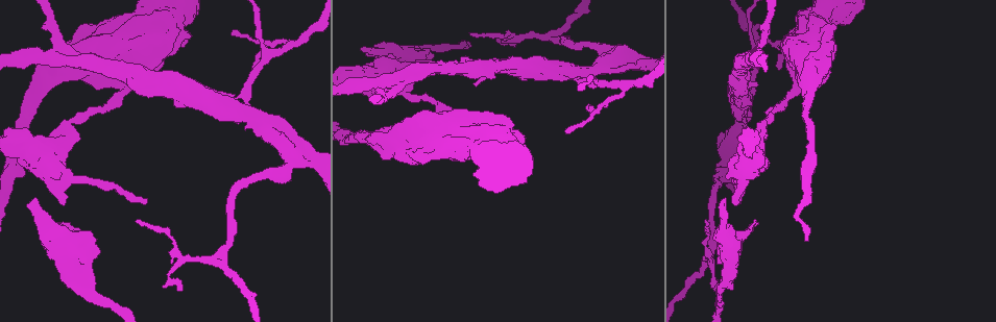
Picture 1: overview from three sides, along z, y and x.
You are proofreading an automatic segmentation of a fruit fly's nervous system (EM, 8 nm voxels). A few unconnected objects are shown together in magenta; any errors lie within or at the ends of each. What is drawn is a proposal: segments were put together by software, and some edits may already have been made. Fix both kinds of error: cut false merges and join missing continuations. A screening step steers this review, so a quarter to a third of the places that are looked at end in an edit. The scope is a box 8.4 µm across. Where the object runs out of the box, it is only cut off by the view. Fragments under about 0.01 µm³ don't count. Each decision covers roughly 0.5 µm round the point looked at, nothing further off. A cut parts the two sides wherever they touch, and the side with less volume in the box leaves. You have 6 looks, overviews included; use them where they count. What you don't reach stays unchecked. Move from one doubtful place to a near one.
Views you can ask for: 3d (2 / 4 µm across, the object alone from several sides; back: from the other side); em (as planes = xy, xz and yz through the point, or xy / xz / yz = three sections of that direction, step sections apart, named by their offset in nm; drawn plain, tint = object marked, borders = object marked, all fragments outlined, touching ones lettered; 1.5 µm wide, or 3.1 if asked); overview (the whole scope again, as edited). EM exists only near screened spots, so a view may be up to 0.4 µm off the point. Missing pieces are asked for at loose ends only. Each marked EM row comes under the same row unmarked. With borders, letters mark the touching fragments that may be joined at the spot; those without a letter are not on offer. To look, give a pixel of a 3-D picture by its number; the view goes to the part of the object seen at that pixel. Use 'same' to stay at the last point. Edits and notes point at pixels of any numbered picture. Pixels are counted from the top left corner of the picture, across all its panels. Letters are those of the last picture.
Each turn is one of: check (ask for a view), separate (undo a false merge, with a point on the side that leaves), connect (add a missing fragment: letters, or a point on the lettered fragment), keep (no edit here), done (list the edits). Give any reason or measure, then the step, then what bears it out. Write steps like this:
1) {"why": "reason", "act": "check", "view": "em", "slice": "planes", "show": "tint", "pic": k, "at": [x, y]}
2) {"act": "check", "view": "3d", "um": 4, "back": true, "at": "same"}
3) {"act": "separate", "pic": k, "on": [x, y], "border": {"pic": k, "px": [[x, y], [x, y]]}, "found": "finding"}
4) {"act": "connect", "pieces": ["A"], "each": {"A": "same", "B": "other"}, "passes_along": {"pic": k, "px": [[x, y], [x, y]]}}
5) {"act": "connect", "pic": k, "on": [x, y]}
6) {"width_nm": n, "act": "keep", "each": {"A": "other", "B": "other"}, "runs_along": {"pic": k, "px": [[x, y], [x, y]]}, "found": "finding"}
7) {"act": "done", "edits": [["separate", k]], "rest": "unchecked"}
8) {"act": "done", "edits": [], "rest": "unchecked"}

{"why": "branch stops here", "act": "check", "view": "3d", "um": 4, "pic": 1, "at": [714, 288]}

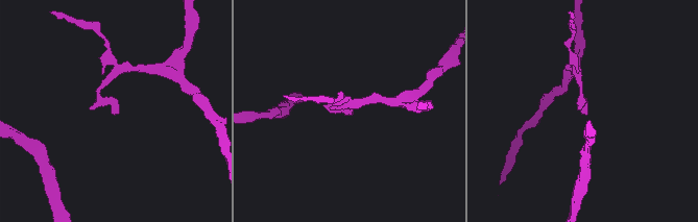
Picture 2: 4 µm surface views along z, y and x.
{"act": "check", "view": "em", "slice": "yz", "step": 4, "show": "tint", "pic": 2, "at": [118, 114]}

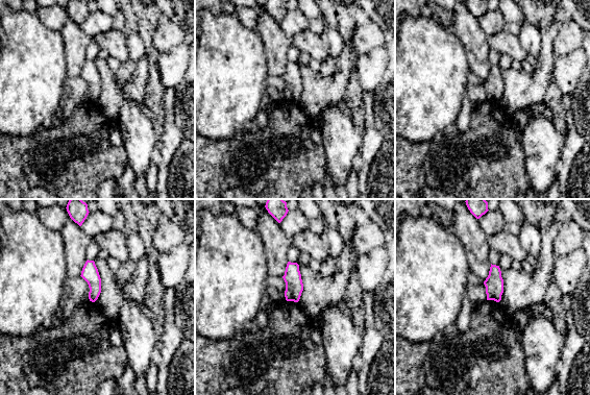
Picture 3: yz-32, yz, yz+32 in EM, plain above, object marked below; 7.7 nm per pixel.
{"act": "check", "view": "em", "slice": "planes", "show": "borders", "at": "same"}

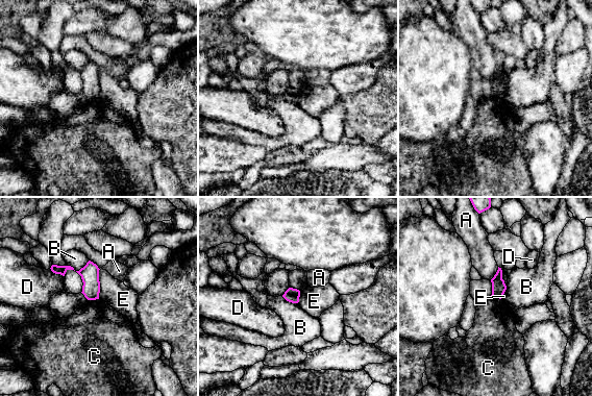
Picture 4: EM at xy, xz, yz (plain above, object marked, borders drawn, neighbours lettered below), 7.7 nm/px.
{"act": "keep", "each": {"A": "other", "B": "other", "C": "other", "D": "other", "E": "other"}, "border": {"pic": 4, "px": [[500, 268], [506, 286], [501, 298]]}, "found": "none of them fits"}

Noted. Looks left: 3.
{"why": "end of a long branch", "act": "check", "view": "3d", "um": 4, "pic": 1, "at": [145, 202]}

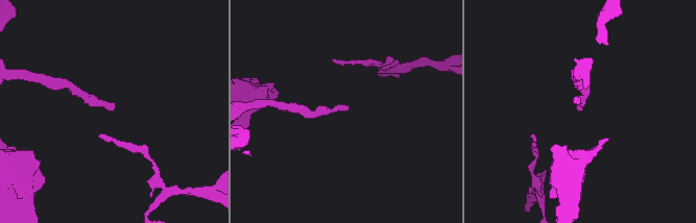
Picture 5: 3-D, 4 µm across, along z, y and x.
{"act": "check", "view": "em", "slice": "xz", "step": 8, "show": "borders", "pic": 5, "at": [348, 105]}

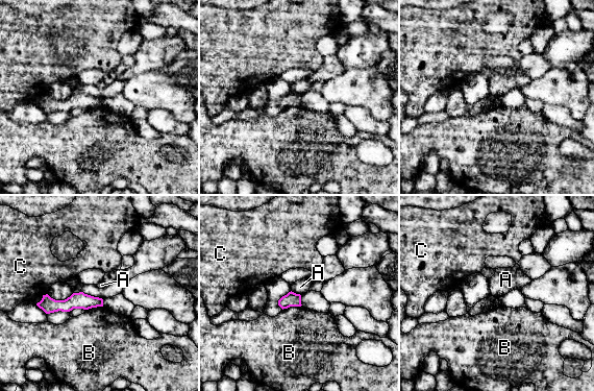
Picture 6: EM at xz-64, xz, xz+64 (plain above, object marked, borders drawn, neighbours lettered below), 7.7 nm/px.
{"why": "another direction", "act": "check", "view": "em", "slice": "planes", "show": "borders", "at": "same"}

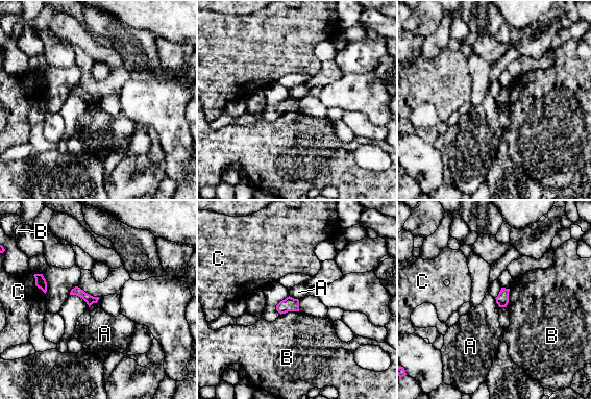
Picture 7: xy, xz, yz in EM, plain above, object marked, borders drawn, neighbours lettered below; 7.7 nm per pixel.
{"act": "keep", "each": {"A": "other", "B": "other", "C": "other"}, "border": {"pic": 7, "px": [[99, 298], [89, 307]]}, "found": "none of them fits"}

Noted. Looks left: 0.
{"act": "done", "edits": [], "rest": "unchecked"}

